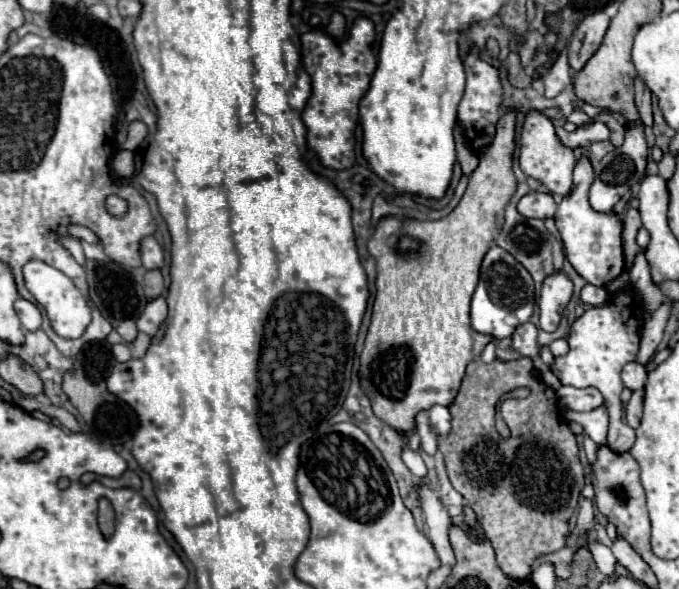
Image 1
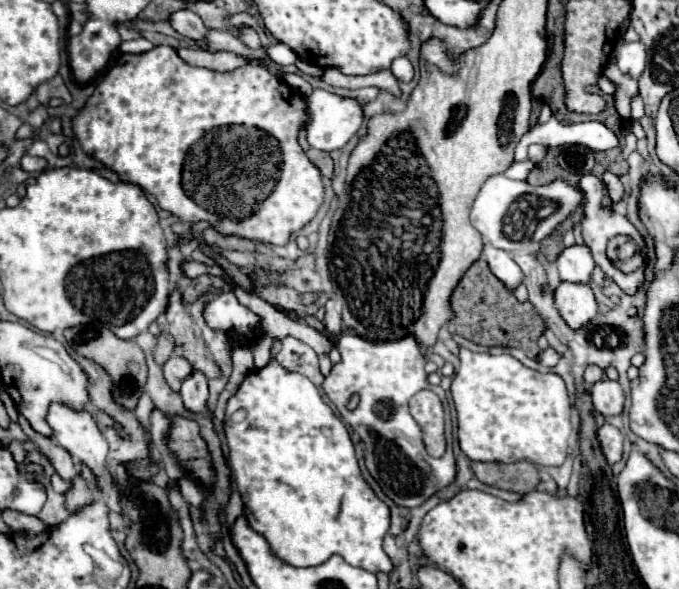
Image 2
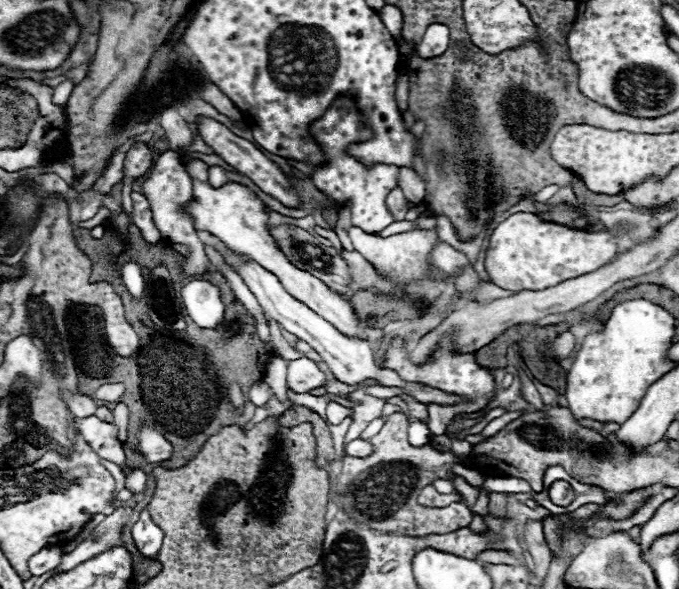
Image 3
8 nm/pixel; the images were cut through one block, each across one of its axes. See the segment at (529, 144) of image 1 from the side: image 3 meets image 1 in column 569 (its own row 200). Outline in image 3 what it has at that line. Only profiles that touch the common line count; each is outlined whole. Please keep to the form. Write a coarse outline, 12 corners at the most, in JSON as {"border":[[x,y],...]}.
{"border":[[172,150],[140,188],[154,224],[168,242],[188,244],[186,274],[210,268],[204,244],[184,210],[192,178]]}

